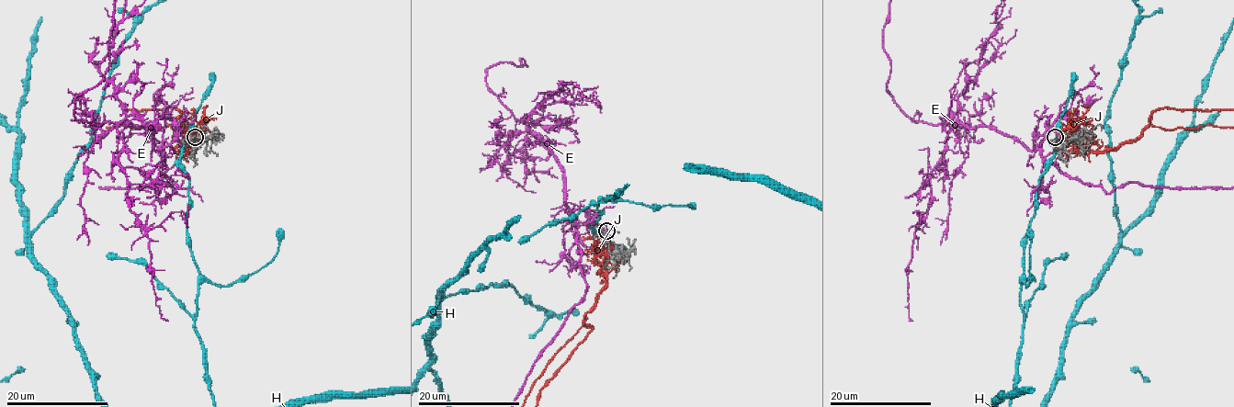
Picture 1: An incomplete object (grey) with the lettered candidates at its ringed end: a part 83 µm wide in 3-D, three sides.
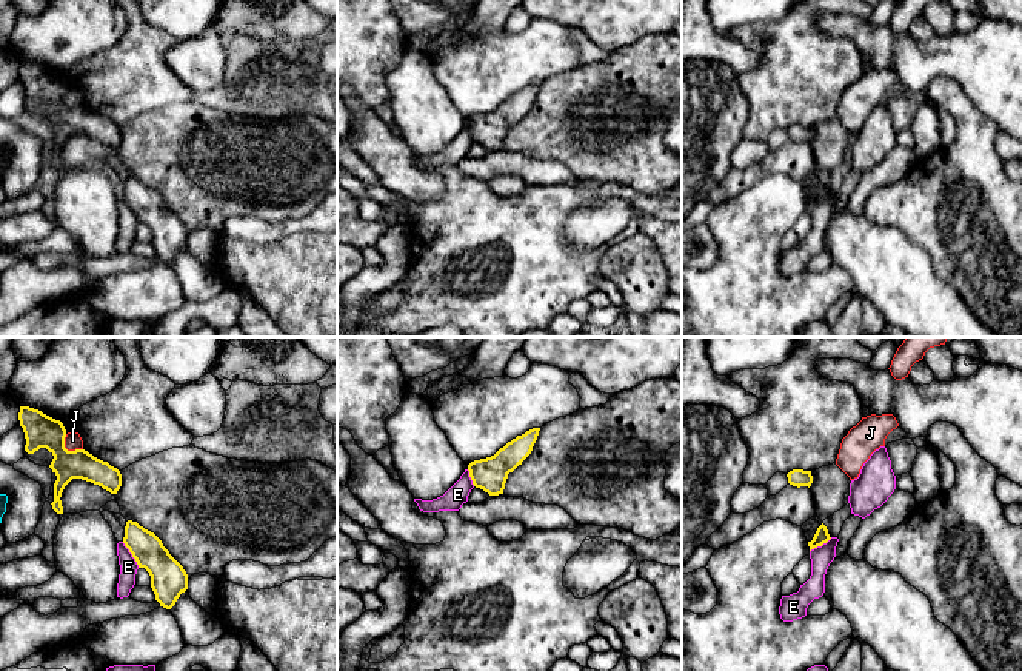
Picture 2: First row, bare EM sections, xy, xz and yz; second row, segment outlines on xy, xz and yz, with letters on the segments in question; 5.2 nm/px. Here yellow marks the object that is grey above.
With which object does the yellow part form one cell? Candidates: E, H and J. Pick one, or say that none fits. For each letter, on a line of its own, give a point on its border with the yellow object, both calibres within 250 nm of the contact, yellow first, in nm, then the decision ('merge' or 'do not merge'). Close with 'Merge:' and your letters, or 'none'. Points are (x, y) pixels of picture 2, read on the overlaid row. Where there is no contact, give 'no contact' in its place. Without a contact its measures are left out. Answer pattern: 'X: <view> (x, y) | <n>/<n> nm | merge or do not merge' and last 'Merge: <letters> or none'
E: xy (131, 553) | 190/100 nm | do not merge
H: no contact | do not merge
J: xy (66, 450) | 180/90 nm | do not merge
Merge: none

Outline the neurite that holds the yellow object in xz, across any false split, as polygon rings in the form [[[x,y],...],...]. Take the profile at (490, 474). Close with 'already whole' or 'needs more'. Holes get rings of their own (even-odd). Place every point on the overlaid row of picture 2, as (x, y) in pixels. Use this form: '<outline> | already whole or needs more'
[[[533,428],[508,442],[494,456],[471,462],[468,471],[473,485],[489,496],[503,494],[508,474],[531,454],[539,431],[540,428]]] | already whole

